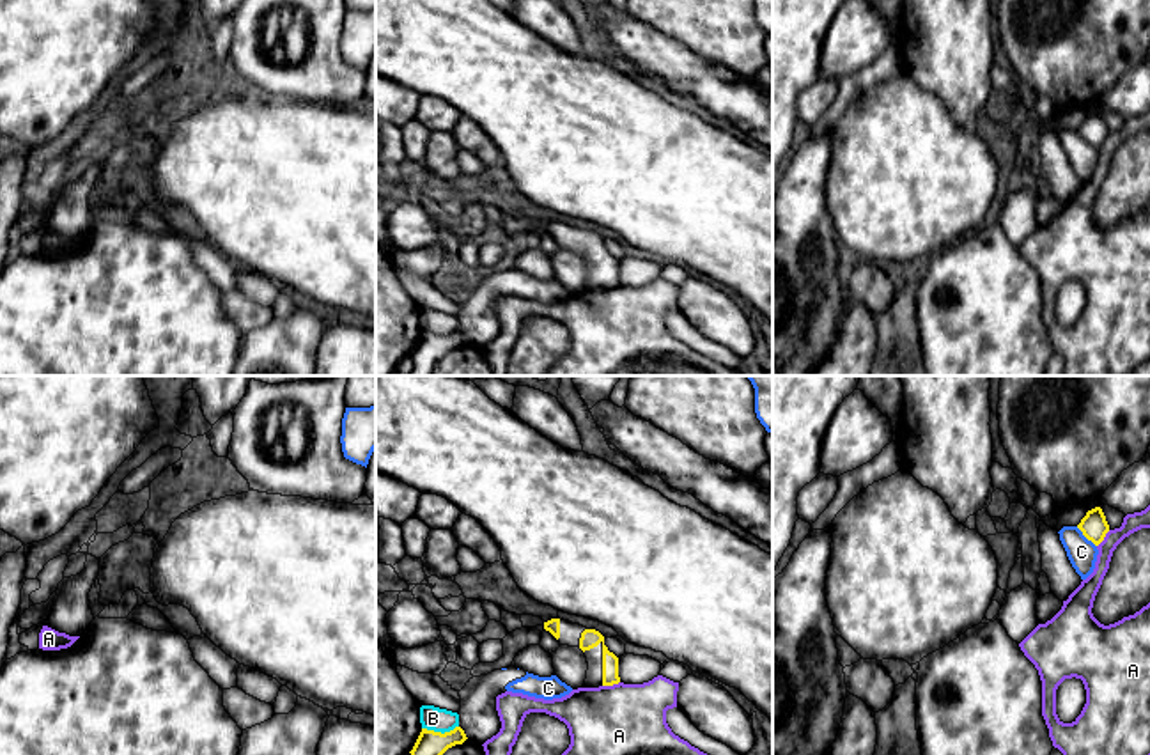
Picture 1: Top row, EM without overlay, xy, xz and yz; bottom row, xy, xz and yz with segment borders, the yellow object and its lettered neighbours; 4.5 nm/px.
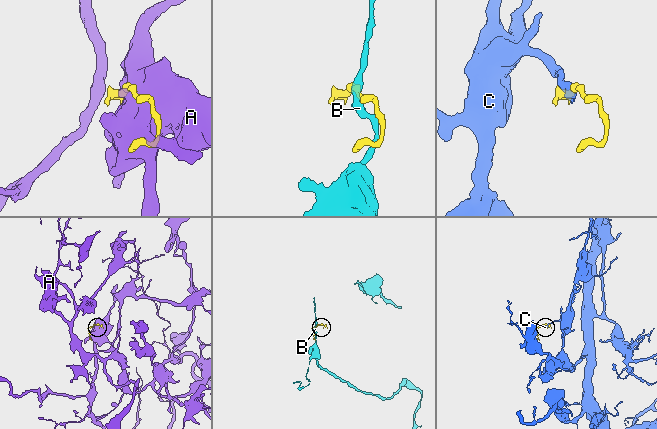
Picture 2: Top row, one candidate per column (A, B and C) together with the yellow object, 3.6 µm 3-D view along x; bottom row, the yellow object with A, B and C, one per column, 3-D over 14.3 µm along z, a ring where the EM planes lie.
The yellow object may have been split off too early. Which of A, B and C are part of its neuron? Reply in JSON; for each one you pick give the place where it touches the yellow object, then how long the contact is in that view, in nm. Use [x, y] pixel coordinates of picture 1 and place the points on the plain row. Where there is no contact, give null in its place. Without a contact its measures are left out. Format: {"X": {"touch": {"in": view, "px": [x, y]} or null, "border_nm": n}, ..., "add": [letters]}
{"add": []}

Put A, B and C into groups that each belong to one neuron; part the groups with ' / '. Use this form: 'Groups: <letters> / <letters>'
Groups: A / B / C

